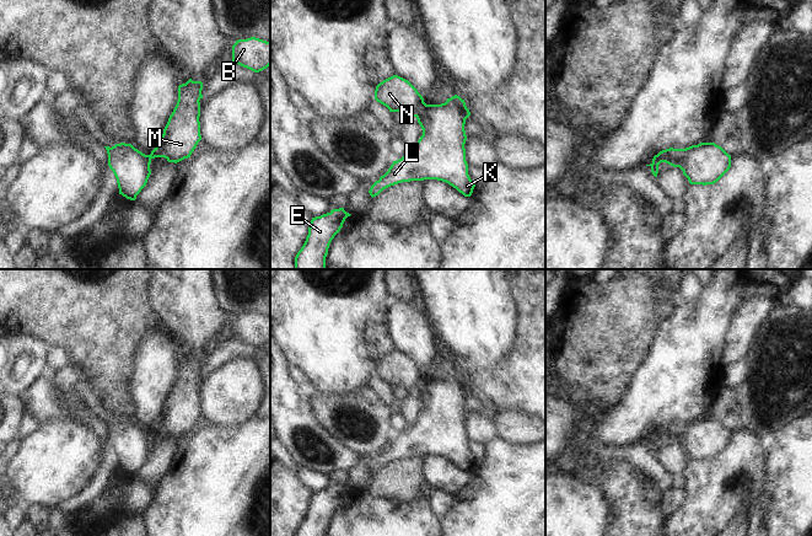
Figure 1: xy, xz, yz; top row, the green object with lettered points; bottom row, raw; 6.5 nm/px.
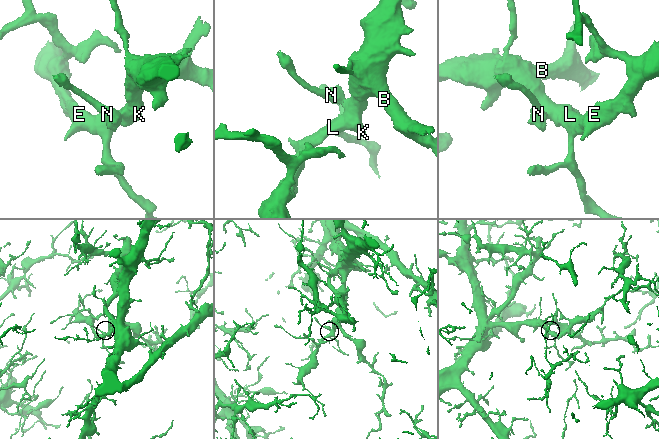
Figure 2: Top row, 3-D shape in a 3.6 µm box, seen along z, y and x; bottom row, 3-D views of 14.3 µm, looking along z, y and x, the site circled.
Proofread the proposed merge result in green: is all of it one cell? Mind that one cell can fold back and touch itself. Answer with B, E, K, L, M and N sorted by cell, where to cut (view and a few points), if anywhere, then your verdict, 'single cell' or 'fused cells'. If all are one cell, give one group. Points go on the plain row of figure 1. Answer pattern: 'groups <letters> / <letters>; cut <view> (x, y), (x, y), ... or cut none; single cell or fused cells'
groups B E K L M / N; cut xz (425, 379), (417, 392); fused cells

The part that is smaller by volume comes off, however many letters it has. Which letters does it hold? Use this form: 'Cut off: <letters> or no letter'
Cut off: N

